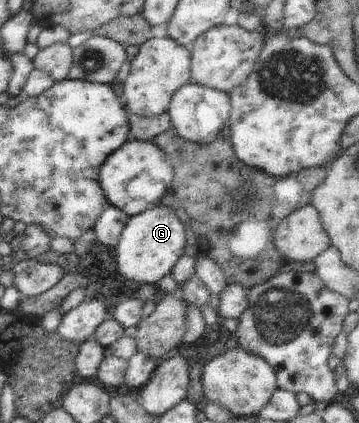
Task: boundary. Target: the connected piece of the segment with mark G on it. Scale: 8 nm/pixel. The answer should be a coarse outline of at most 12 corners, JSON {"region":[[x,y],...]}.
{"region":[[159,203],[130,217],[114,246],[125,279],[158,284],[185,248]]}

